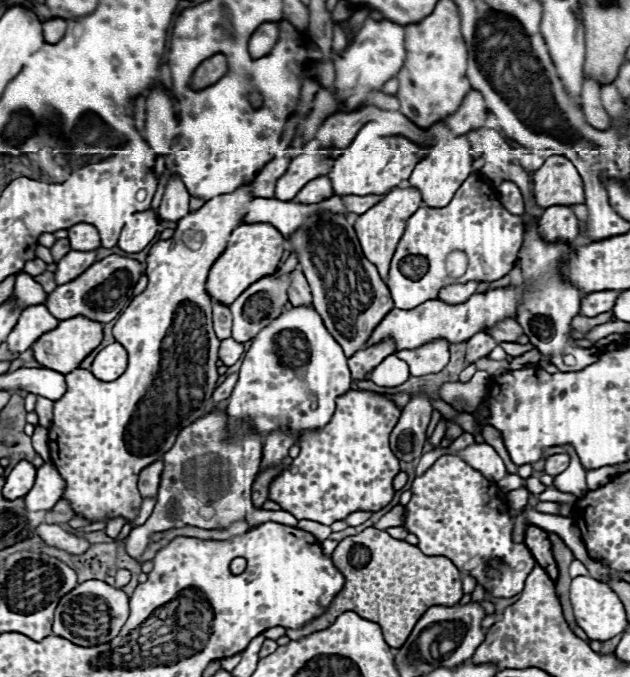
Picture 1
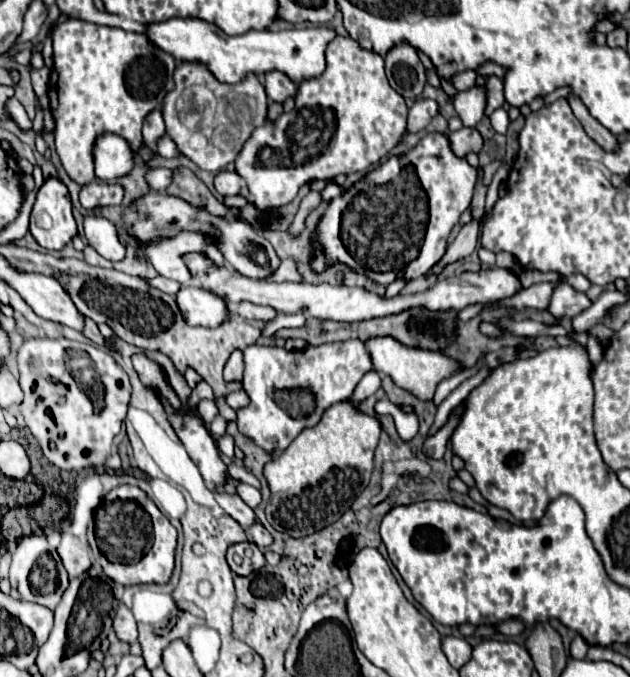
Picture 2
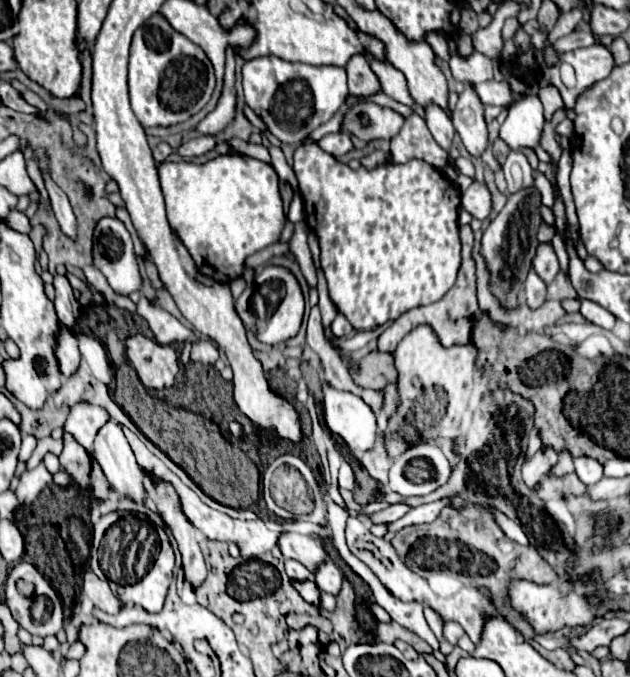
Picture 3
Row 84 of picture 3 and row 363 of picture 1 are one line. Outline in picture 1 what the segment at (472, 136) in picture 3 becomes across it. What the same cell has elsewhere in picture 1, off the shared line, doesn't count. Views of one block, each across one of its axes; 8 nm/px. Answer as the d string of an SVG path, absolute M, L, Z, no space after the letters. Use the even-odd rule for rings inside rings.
M486 332L474 334L474 336L466 342L466 364L472 364L472 362L488 356L496 346L498 346L496 340L494 340L492 336L488 336Z

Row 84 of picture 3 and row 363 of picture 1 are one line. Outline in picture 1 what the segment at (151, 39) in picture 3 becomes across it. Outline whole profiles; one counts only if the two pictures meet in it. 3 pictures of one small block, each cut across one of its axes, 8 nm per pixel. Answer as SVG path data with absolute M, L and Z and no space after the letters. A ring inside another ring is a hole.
M242 184L232 194L216 196L200 210L178 220L178 228L170 240L156 242L152 246L146 258L148 286L118 316L112 330L116 342L124 344L128 350L128 368L118 380L102 382L94 374L84 372L84 368L76 368L74 372L66 374L68 390L60 400L54 402L54 422L48 428L48 438L52 448L52 464L66 480L62 498L72 504L78 516L94 522L102 522L104 516L110 516L108 520L116 516L124 516L128 522L134 520L142 502L136 488L140 470L160 460L164 452L170 450L180 428L192 424L198 416L204 416L214 408L212 392L218 380L216 362L220 340L212 330L212 302L206 292L206 278L216 258L226 250L230 232L242 224L242 216L246 216L246 208L250 206L252 198L254 196L248 184Z

